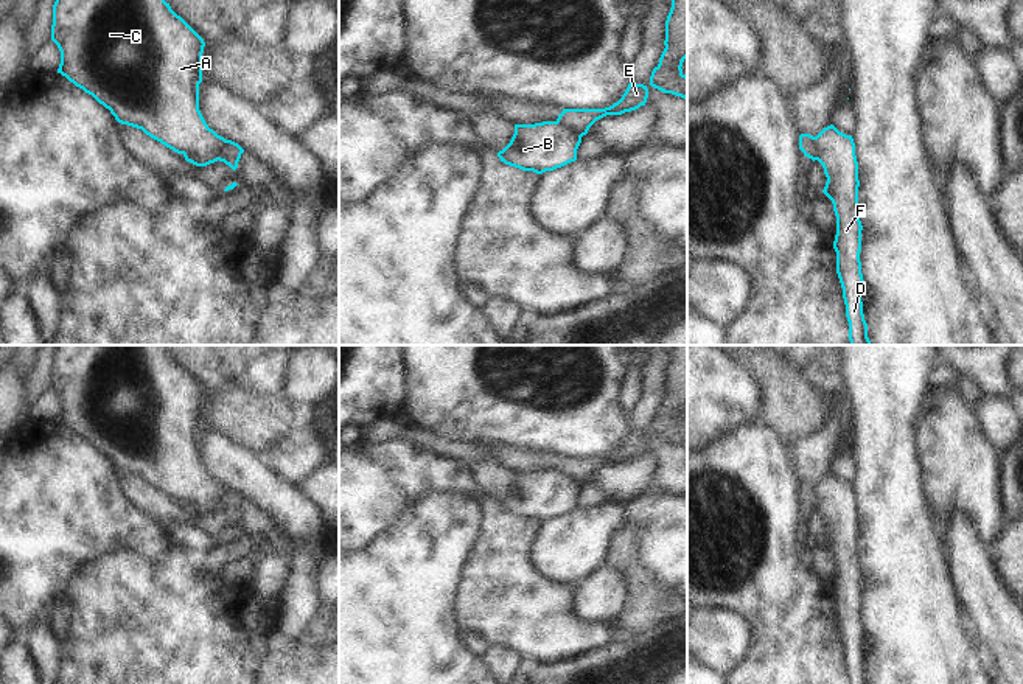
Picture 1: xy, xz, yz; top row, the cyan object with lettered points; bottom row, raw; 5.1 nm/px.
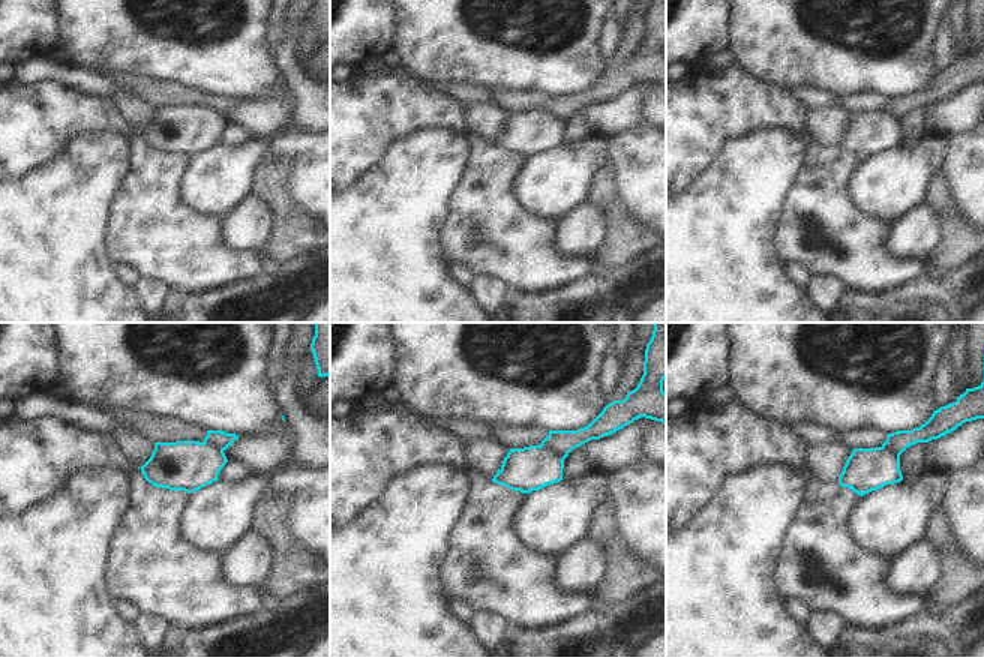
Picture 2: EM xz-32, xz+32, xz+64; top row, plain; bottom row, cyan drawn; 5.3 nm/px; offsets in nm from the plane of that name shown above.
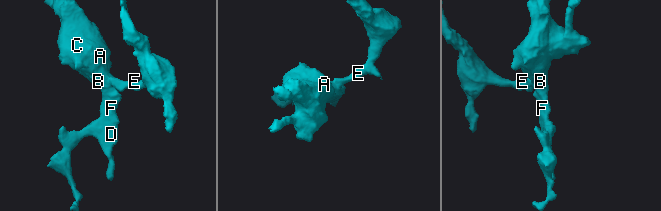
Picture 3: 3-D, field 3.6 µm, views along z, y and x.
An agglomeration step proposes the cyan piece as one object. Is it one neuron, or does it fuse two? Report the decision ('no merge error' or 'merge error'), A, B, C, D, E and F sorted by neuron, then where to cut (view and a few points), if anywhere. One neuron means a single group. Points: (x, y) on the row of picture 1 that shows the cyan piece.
merge error | A B C D F / E | xz (555, 122), (571, 128), (580, 137)

